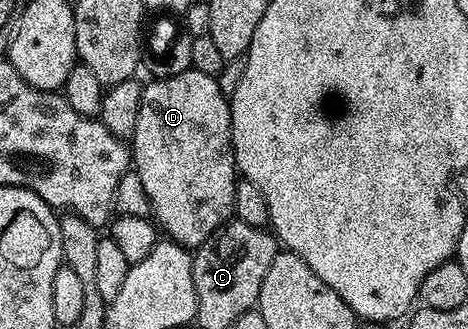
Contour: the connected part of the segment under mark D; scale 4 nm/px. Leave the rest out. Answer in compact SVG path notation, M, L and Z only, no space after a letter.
M193 69L184 73L176 73L172 77L163 79L151 78L142 89L140 97L140 117L136 117L136 129L132 136L132 170L140 177L140 182L144 185L144 193L148 193L150 202L150 215L153 222L157 224L163 232L166 231L173 242L179 243L181 247L187 249L197 249L216 229L223 227L235 218L234 198L236 197L236 185L239 181L238 168L234 165L234 146L232 145L232 121L230 120L230 101L228 96L222 92L217 78L208 73L200 73Z

